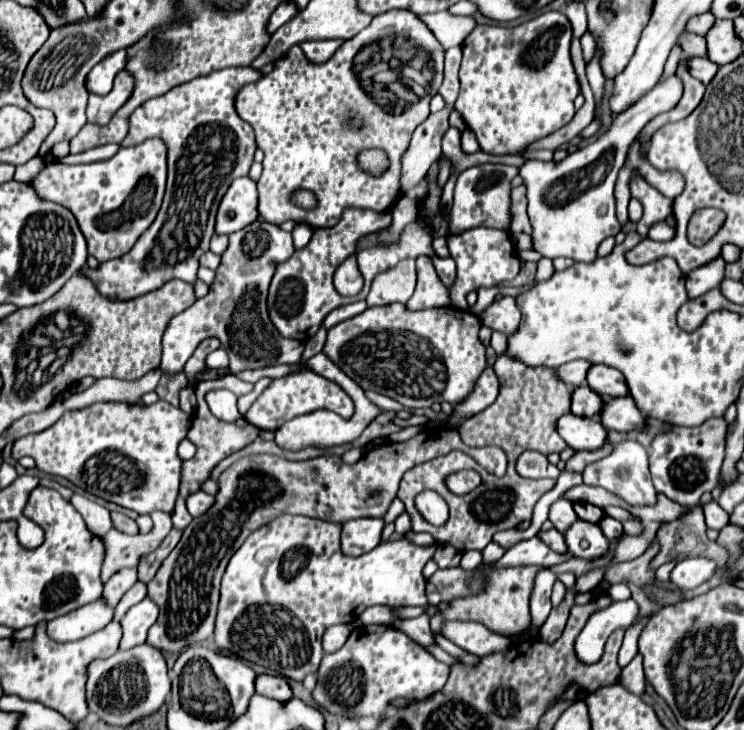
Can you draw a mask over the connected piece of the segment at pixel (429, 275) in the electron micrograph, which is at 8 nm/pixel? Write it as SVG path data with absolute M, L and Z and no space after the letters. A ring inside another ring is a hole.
M418 256L416 270L418 270L418 284L416 284L412 298L404 306L412 312L436 308L436 306L448 306L450 294L448 294L448 288L440 282L436 268L432 264L432 258Z

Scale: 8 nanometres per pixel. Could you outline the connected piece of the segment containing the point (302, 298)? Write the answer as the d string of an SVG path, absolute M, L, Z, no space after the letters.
M346 210L344 218L340 218L340 222L336 226L314 230L310 244L302 250L296 250L292 254L292 258L288 258L288 262L284 262L276 268L276 274L274 274L270 290L268 290L268 316L284 338L306 342L318 332L318 328L328 312L332 312L334 308L340 308L344 304L366 298L370 284L364 284L364 288L358 296L344 298L334 288L332 278L334 278L336 268L356 250L358 238L386 228L388 222L392 222L392 216L386 212Z

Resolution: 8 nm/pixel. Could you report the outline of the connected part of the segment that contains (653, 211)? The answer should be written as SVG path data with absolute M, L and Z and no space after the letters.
M636 172L632 174L632 180L630 180L630 192L644 206L644 216L637 223L637 232L642 238L646 238L648 228L654 222L666 220L672 214L672 200L668 200L658 190L654 190L652 186L648 186L648 182L640 174L636 174Z

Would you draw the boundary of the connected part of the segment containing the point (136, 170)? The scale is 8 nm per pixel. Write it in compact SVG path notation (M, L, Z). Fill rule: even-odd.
M152 138L148 142L142 142L140 146L120 148L116 156L102 160L102 162L80 164L80 166L46 164L46 168L32 180L32 184L36 186L36 192L42 198L60 202L76 214L76 220L80 222L80 230L88 242L88 252L98 262L106 262L106 260L126 254L154 222L162 204L164 186L166 186L166 146L158 138Z

